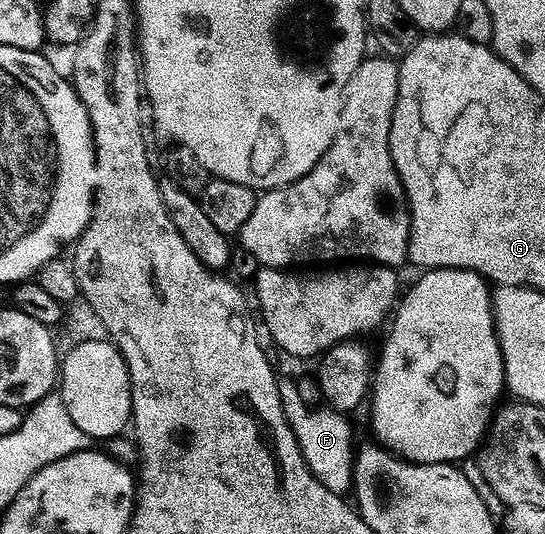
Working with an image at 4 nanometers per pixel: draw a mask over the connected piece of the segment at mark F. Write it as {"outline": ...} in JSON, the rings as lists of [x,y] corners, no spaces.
{"outline":[[[282,380],[281,401],[285,405],[285,417],[297,437],[303,459],[307,467],[332,493],[348,494],[353,488],[353,463],[355,460],[355,444],[353,445],[353,429],[349,426],[350,418],[338,413],[332,407],[325,409],[308,409],[297,385],[293,381]]]}

